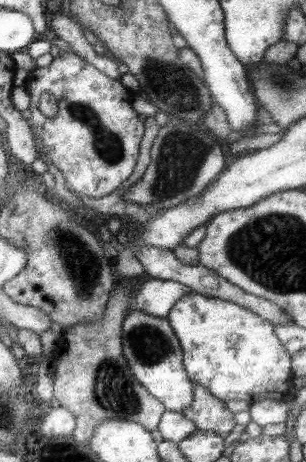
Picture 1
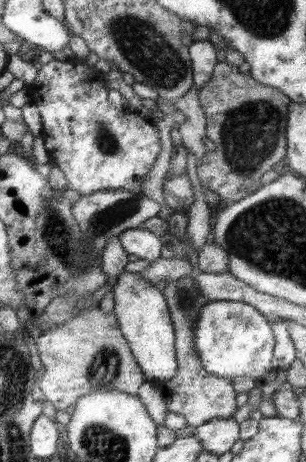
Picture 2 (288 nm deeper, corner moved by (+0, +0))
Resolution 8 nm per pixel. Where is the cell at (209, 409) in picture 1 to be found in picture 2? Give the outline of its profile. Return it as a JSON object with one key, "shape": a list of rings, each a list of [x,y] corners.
{"shape":[[[179,278],[177,282],[171,282],[169,286],[163,286],[165,298],[169,302],[169,312],[173,312],[173,328],[177,328],[177,362],[179,370],[177,376],[169,382],[151,382],[165,398],[167,412],[181,414],[187,420],[189,428],[205,426],[211,420],[227,420],[233,416],[235,408],[235,392],[231,388],[231,382],[221,380],[213,374],[209,374],[197,356],[197,350],[193,346],[193,324],[197,322],[197,316],[201,314],[201,308],[209,302],[195,290],[193,278]]]}

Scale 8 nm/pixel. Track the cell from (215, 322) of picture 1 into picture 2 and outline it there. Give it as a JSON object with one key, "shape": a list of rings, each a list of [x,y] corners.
{"shape":[[[207,302],[193,324],[193,346],[201,360],[201,366],[227,382],[235,378],[253,378],[263,382],[269,374],[271,350],[275,348],[275,336],[271,334],[269,322],[261,312],[245,302]]]}

